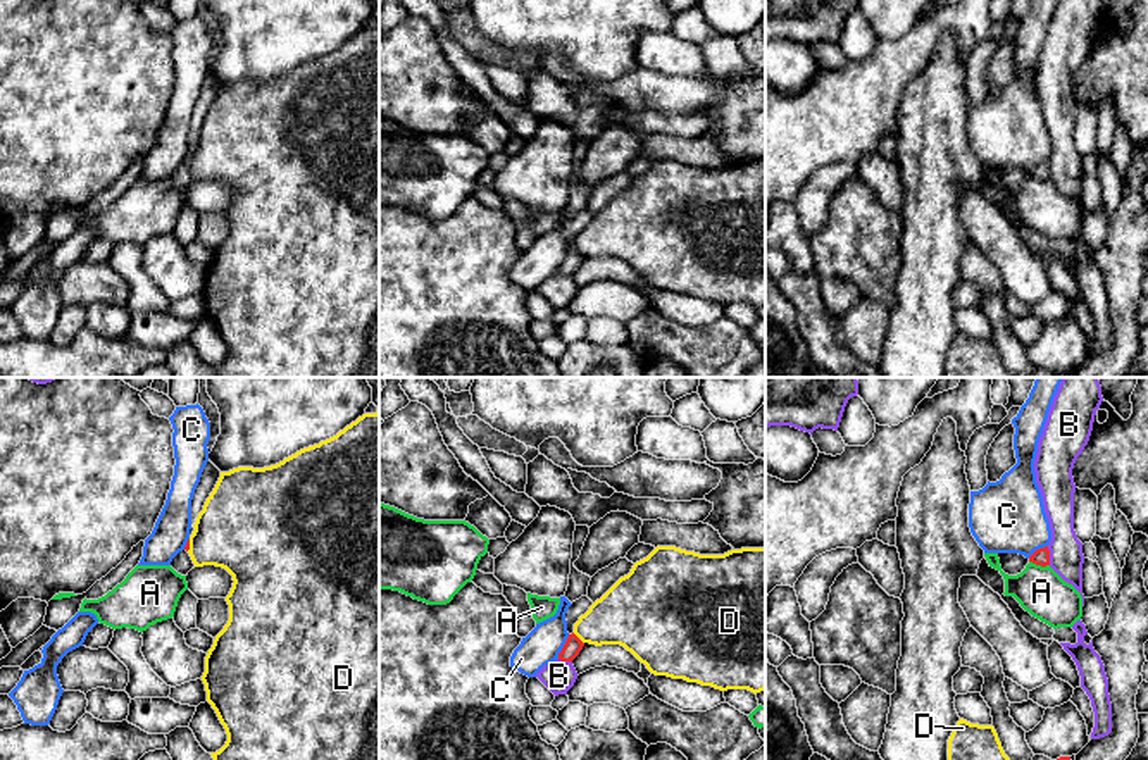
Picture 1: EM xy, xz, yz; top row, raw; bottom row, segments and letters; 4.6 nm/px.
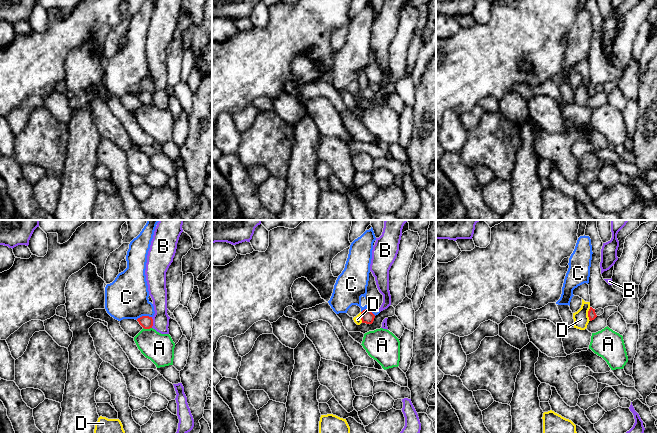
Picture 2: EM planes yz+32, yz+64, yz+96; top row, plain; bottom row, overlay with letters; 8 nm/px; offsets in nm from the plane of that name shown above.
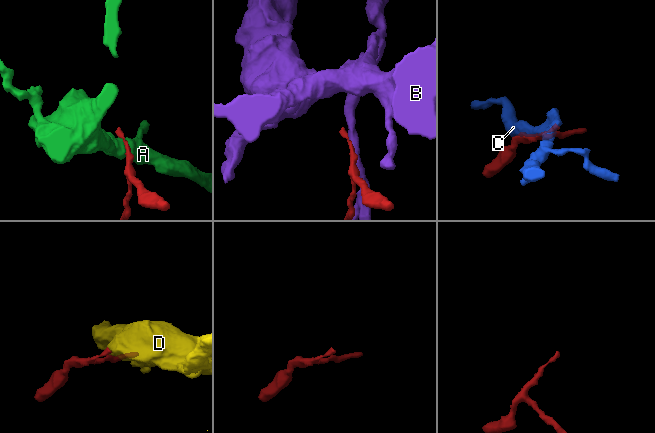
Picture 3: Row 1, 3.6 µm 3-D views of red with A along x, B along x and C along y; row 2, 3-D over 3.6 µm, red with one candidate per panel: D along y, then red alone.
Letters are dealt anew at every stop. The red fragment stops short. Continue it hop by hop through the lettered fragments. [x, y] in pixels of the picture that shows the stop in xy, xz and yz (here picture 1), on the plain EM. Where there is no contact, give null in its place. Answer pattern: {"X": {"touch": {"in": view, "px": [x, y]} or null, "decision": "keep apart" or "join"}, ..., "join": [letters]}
{"A": {"touch": {"in": "yz", "px": [1040, 178]}, "decision": "keep apart"}, "B": {"touch": {"in": "yz", "px": [1048, 169]}, "decision": "keep apart"}, "C": {"touch": {"in": "xz", "px": [564, 261]}, "decision": "keep apart"}, "D": {"touch": {"in": "xz", "px": [578, 252]}, "decision": "keep apart"}, "join": []}

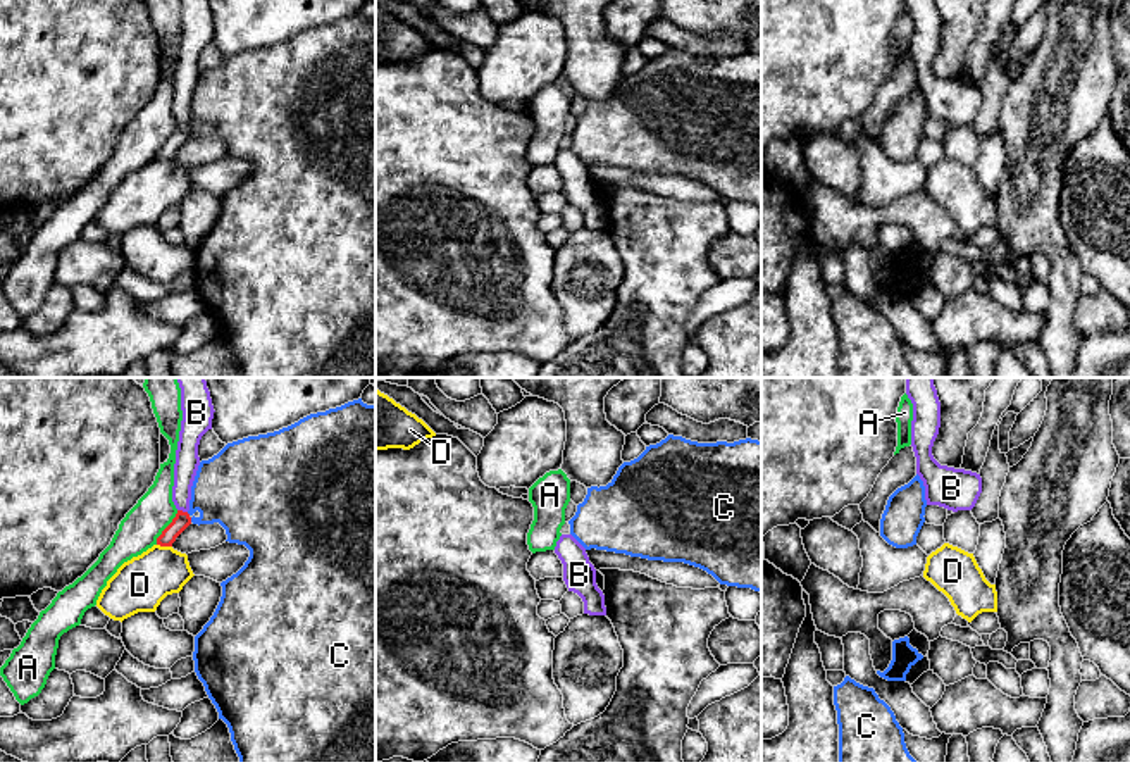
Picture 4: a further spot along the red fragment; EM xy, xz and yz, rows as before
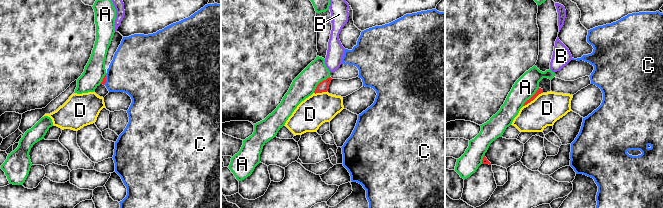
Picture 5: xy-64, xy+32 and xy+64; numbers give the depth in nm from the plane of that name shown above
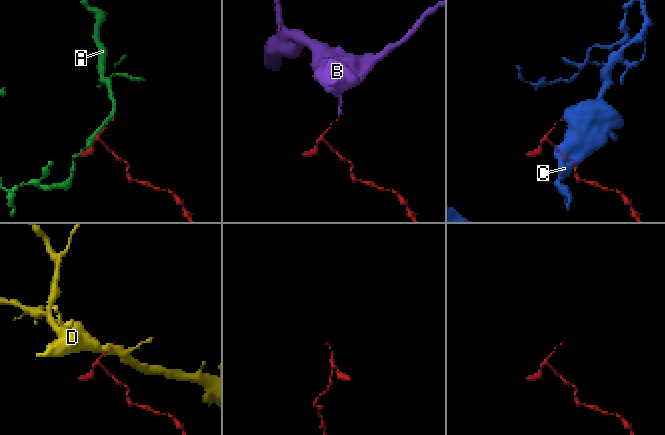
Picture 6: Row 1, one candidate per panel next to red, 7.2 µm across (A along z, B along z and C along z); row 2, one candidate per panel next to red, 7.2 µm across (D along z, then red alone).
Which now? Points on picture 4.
{"A": {"touch": {"in": "xy", "px": [166, 142]}, "decision": "keep apart"}, "B": {"touch": {"in": "xy", "px": [181, 124]}, "decision": "join"}, "C": {"touch": {"in": "xy", "px": [190, 133]}, "decision": "keep apart"}, "D": {"touch": {"in": "xy", "px": [164, 159]}, "decision": "keep apart"}, "join": ["B"]}

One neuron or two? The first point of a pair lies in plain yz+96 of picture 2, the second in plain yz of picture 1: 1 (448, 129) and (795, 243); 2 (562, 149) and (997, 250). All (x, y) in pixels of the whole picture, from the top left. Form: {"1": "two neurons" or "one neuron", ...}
{"1": "one neuron", "2": "two neurons"}

